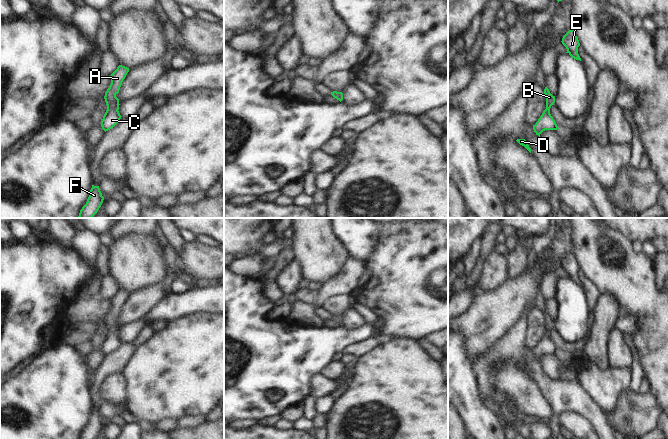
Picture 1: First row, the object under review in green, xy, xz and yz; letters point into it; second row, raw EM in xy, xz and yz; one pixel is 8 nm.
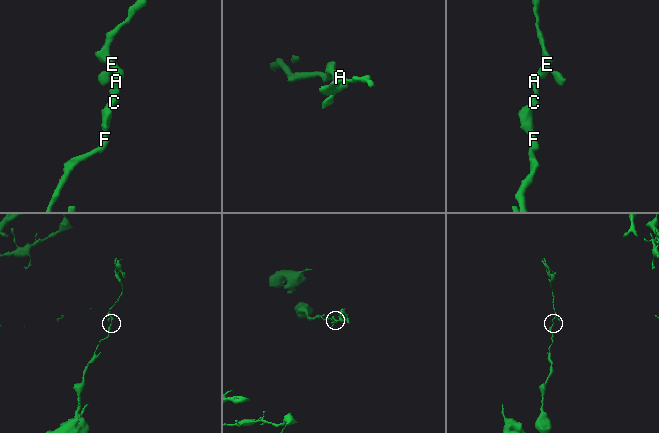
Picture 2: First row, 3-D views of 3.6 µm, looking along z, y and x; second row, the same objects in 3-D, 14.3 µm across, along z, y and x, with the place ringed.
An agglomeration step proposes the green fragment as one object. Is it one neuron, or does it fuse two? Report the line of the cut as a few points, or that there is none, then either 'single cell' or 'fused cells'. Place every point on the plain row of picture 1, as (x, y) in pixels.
no cut; single cell

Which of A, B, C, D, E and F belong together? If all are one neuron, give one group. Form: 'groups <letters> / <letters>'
groups A B C D E F

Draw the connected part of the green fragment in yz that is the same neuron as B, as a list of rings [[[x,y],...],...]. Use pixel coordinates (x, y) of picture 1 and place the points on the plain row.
[[[545,311],[544,318],[546,322],[546,333],[543,335],[542,339],[538,343],[535,349],[533,349],[533,354],[540,361],[540,358],[545,354],[557,354],[559,353],[555,344],[550,338],[550,332],[555,327],[555,320],[553,320],[549,313]]]

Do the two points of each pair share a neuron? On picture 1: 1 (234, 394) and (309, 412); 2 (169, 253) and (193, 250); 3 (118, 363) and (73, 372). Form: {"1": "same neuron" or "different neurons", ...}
{"1": "different neurons", "2": "different neurons", "3": "different neurons"}

